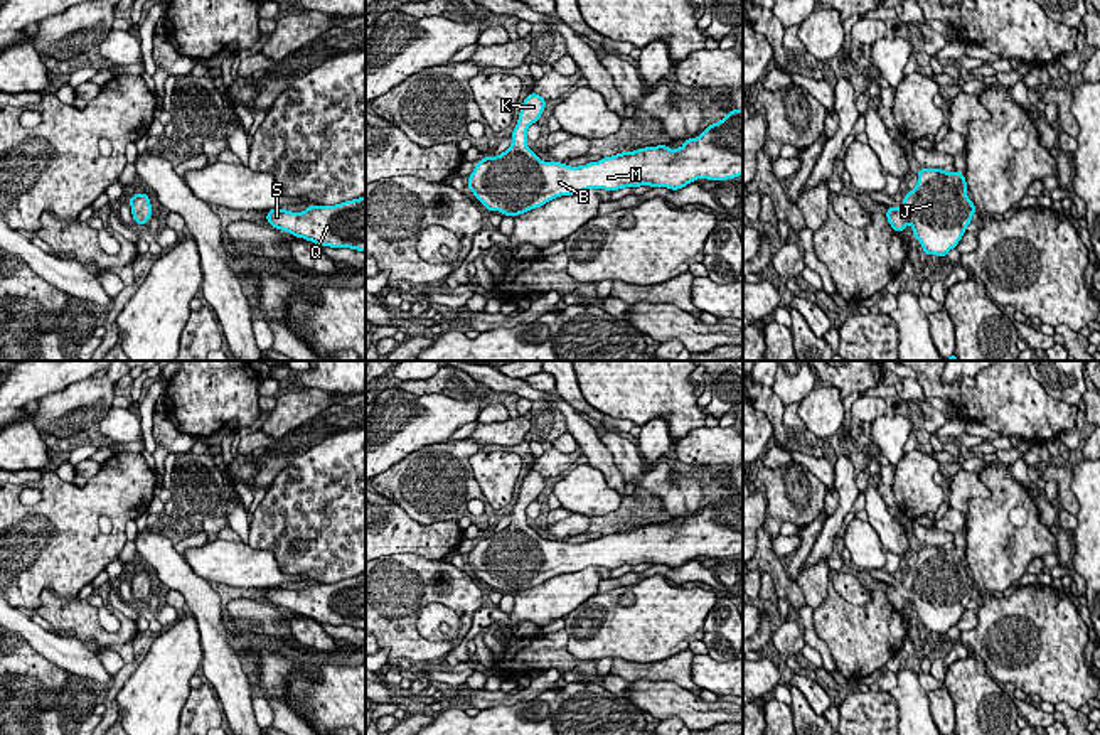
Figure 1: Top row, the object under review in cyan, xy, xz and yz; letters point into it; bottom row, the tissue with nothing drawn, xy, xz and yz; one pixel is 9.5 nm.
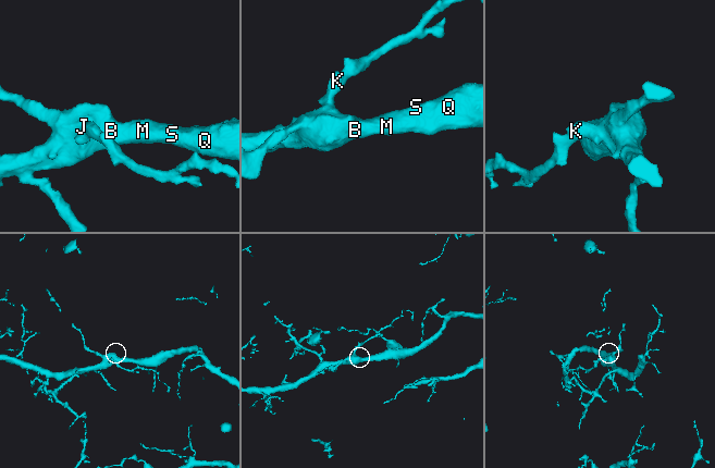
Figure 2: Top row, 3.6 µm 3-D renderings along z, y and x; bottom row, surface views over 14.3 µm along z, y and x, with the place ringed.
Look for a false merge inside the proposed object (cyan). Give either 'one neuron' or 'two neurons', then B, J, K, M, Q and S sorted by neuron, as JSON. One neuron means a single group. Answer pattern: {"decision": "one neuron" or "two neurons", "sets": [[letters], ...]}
{"decision": "one neuron", "sets": [["B", "J", "K", "M", "Q", "S"]]}

